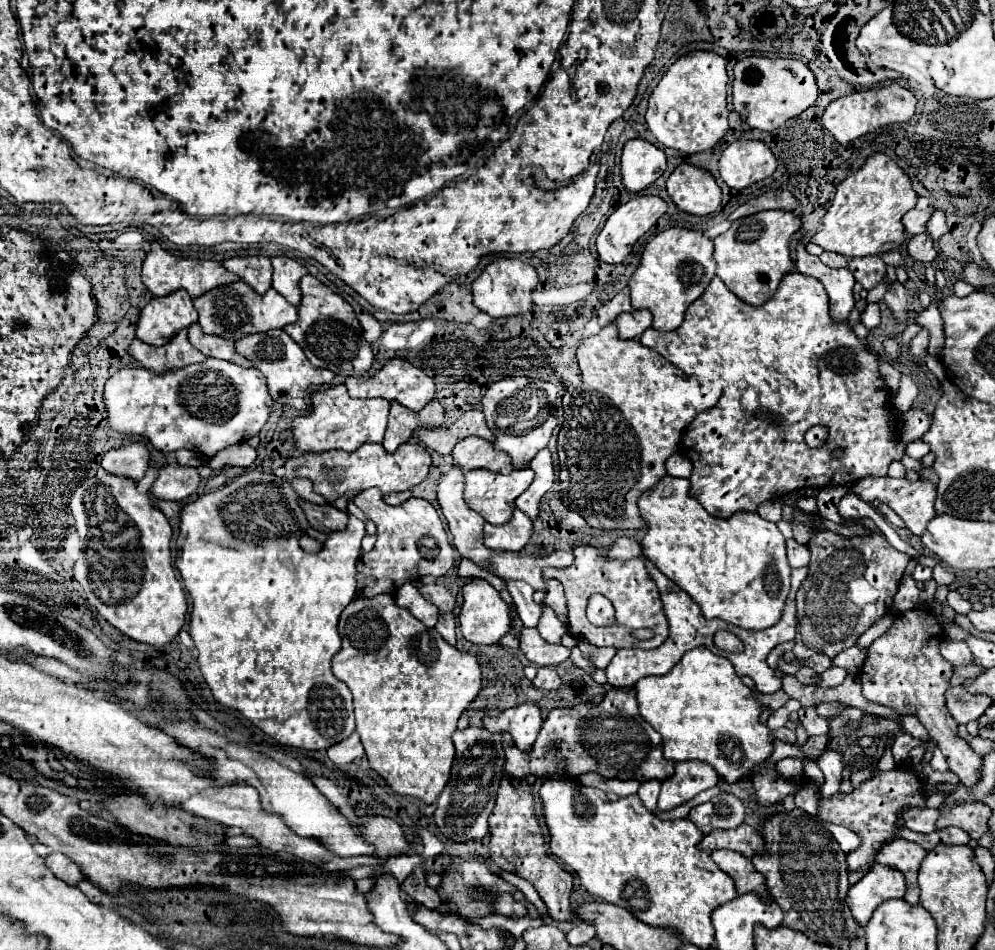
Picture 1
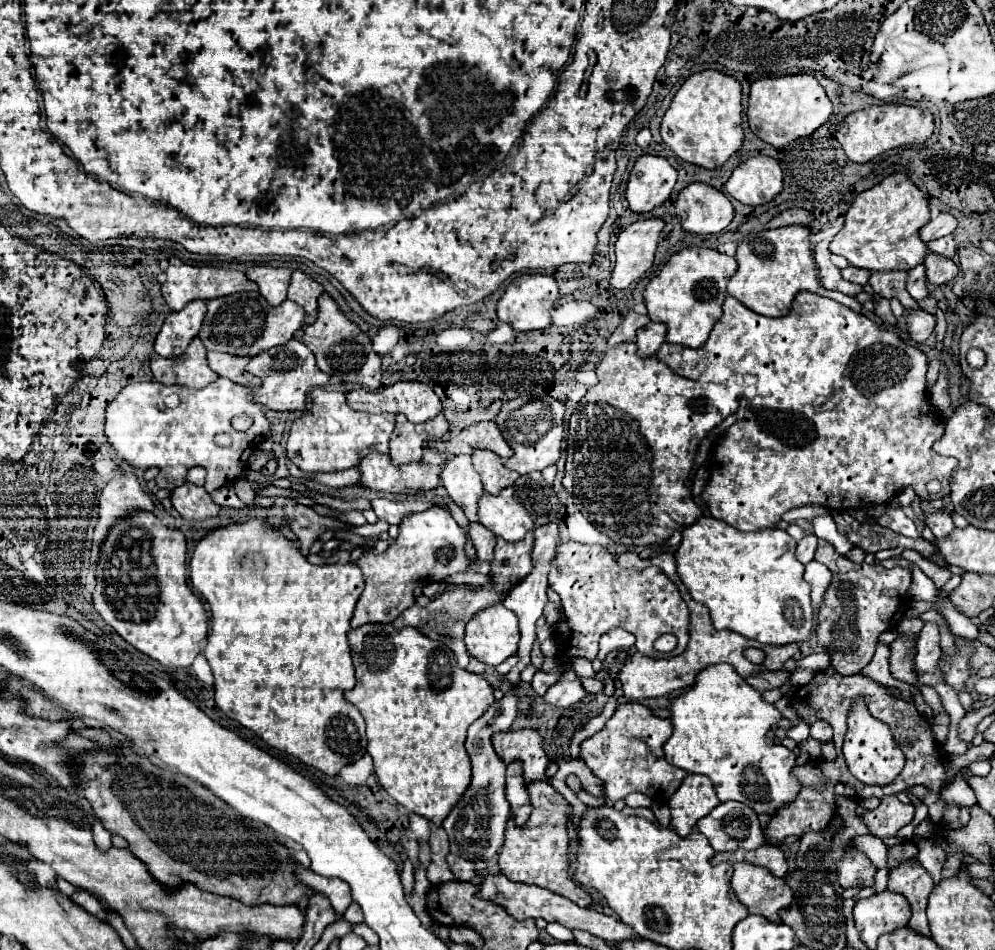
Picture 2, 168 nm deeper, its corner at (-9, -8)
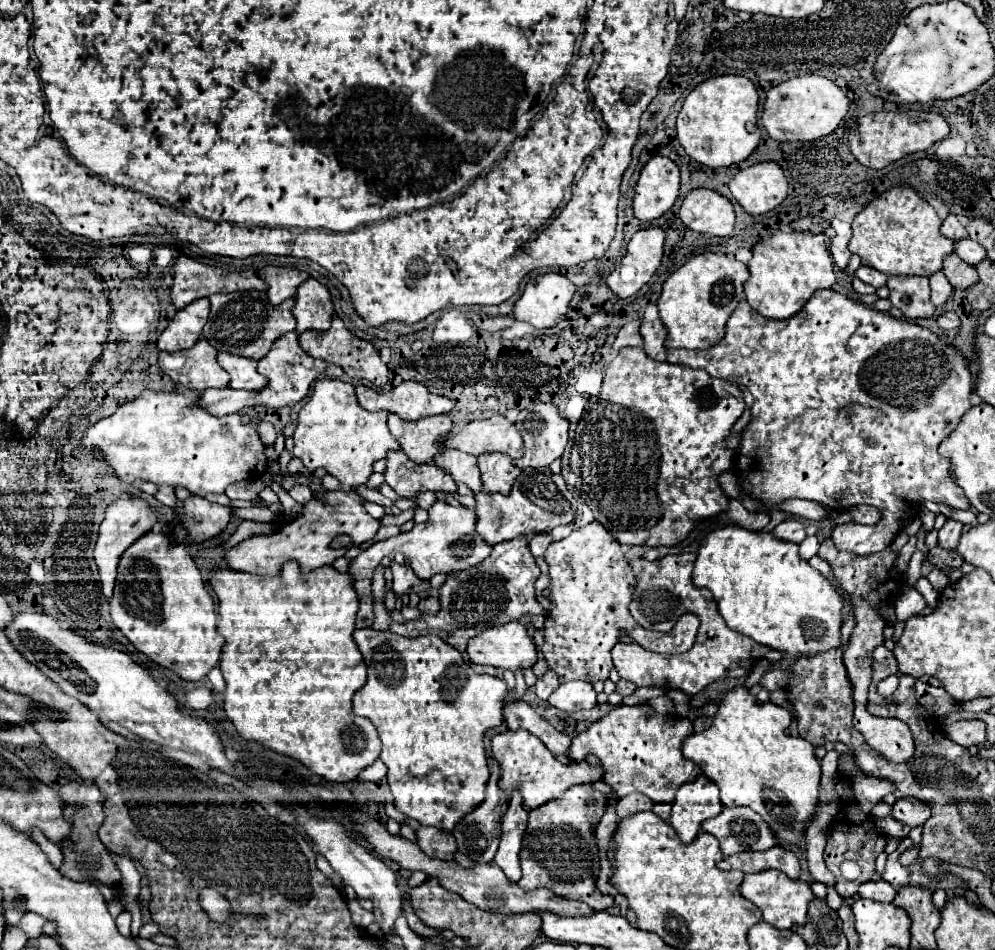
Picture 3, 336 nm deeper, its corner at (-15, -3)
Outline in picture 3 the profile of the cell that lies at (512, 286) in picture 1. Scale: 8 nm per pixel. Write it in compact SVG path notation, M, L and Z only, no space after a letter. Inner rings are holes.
M536 275L526 283L522 297L516 301L514 317L538 329L554 327L564 319L574 293L576 287L568 281L566 275Z

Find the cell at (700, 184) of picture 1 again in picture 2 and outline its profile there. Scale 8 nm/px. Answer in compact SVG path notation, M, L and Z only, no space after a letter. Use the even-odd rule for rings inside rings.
M700 182L680 192L674 208L682 228L692 234L720 234L734 218L730 200L720 190Z

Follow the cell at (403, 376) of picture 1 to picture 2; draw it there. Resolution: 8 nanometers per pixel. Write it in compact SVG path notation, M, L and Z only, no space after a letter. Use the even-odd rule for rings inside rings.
M396 382L378 392L358 388L346 394L346 402L354 410L404 414L410 422L426 422L442 412L442 404L434 390L422 382Z

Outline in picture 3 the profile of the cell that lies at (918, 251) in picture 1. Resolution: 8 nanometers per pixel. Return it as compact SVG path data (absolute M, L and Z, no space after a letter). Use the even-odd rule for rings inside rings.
M950 253L948 257L944 257L944 265L942 265L942 273L946 275L948 283L954 289L968 289L978 281L978 273L972 265L964 263L956 253Z

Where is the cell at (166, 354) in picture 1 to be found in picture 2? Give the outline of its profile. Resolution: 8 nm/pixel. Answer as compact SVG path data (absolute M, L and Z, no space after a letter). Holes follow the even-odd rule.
M194 338L186 352L174 360L166 360L158 354L152 354L150 368L154 380L160 384L180 384L196 390L208 386L218 378L218 374L208 368L206 348L202 346L200 338Z

